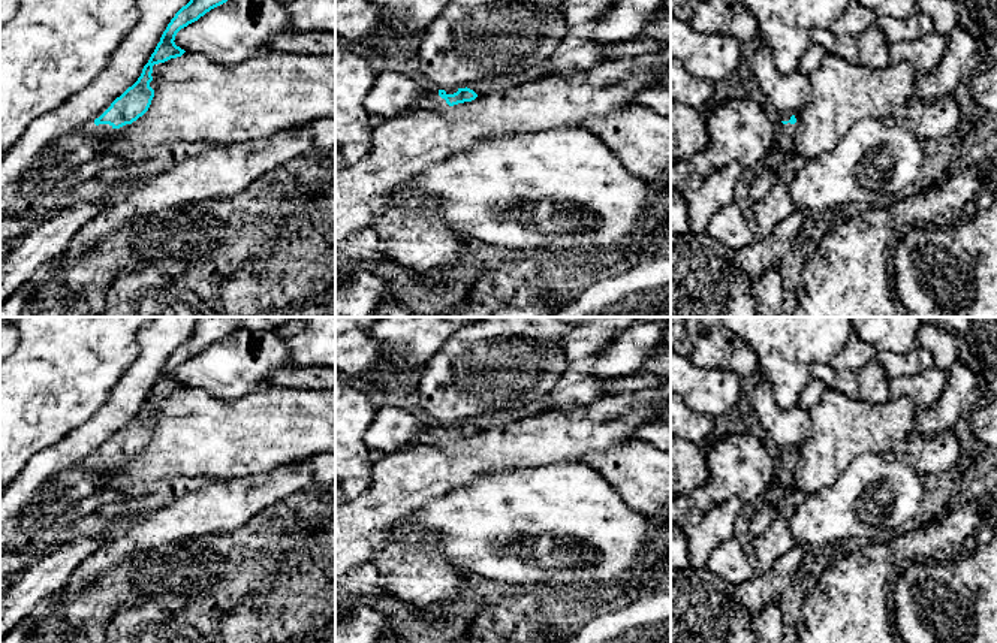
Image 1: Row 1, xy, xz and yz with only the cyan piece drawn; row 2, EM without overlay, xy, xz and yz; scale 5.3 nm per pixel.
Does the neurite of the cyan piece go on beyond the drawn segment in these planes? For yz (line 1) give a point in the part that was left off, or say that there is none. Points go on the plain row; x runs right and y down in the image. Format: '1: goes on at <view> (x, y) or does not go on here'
1: goes on at yz (789, 464)

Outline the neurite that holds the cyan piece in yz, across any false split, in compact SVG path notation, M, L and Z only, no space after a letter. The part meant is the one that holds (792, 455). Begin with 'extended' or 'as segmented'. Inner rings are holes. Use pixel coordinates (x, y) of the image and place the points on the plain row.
extended; M792 447L778 458L778 465L793 470L799 458L799 447Z

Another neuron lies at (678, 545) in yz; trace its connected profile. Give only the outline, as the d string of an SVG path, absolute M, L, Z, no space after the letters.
M681 528L671 531L671 571L689 567L689 543Z

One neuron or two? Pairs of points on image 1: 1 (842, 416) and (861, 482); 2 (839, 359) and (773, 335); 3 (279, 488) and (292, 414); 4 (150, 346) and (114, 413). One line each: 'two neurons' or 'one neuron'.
1: two neurons
2: two neurons
3: two neurons
4: one neuron

